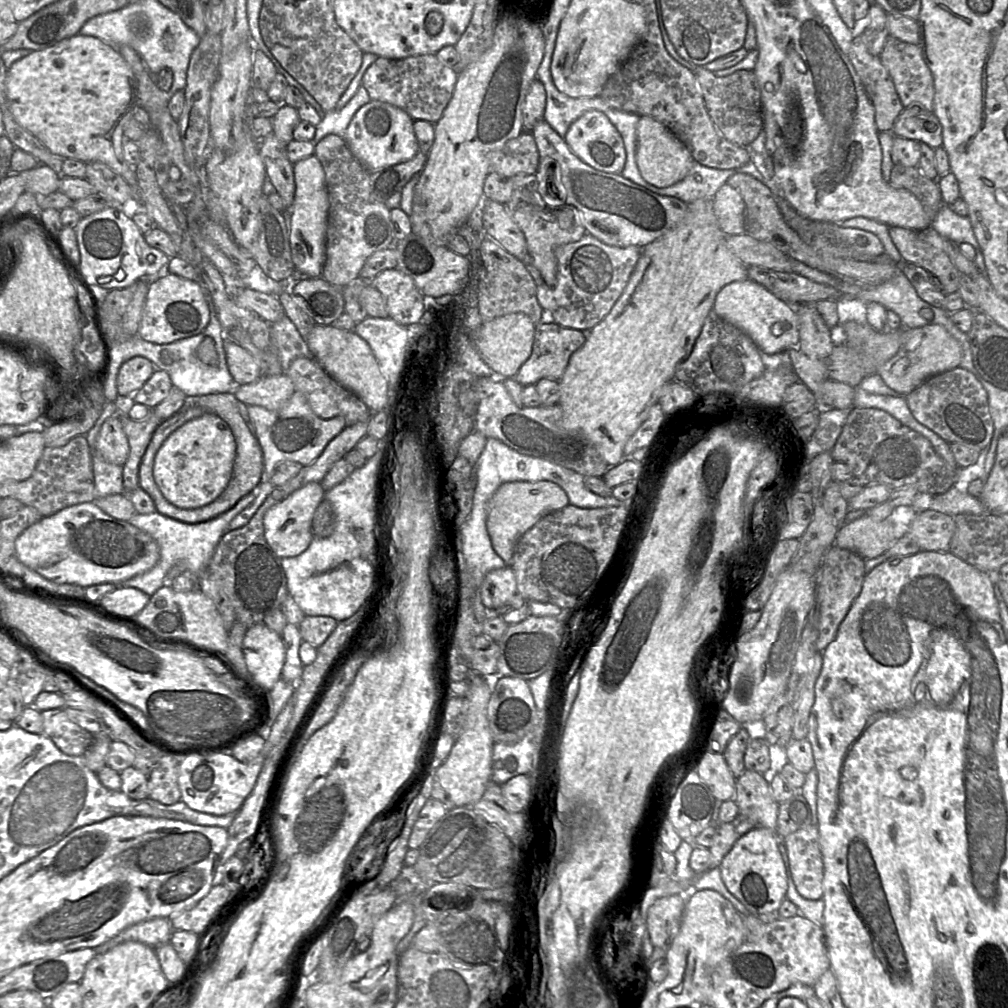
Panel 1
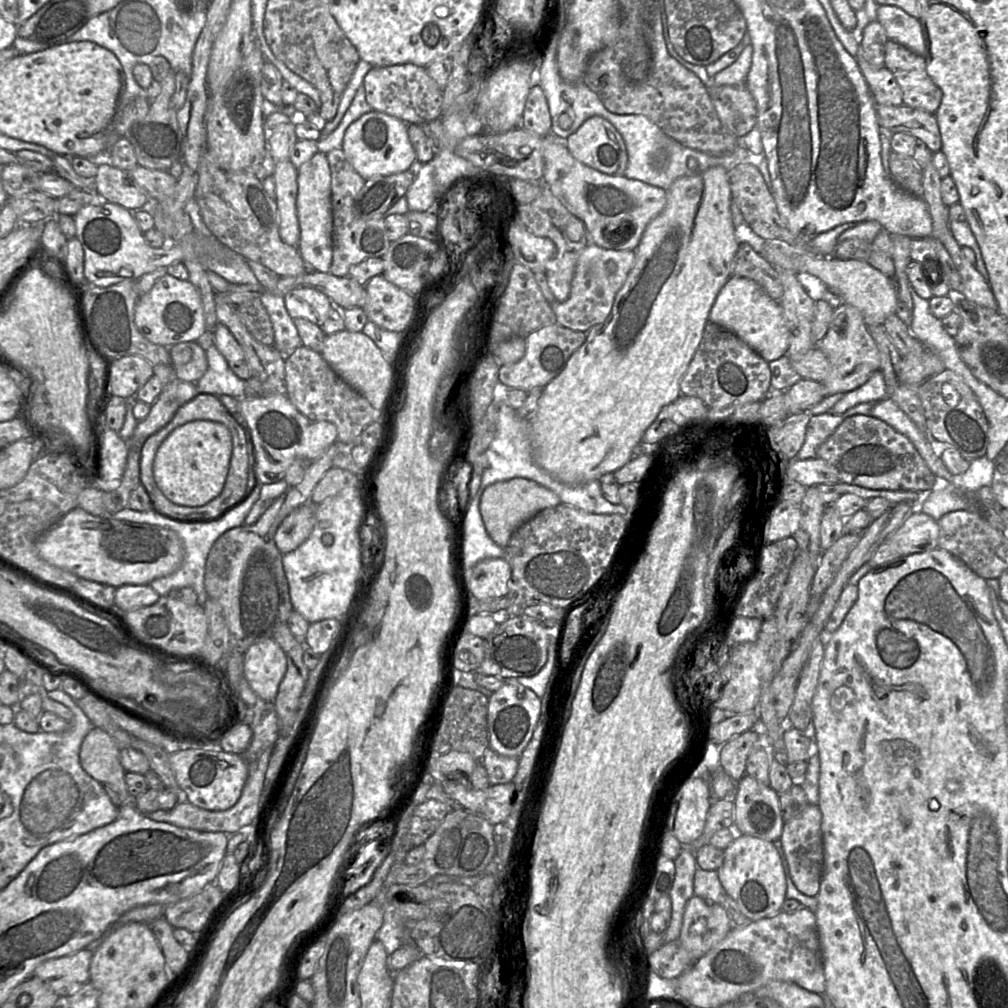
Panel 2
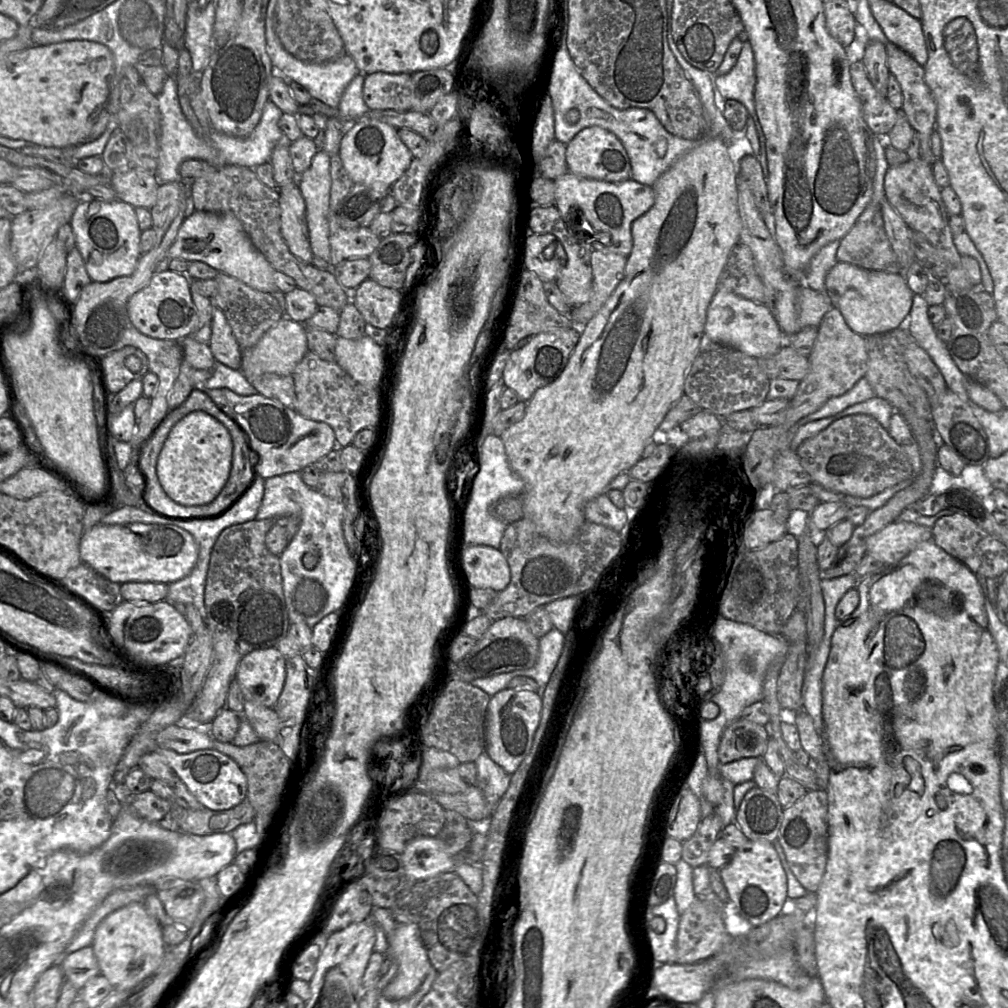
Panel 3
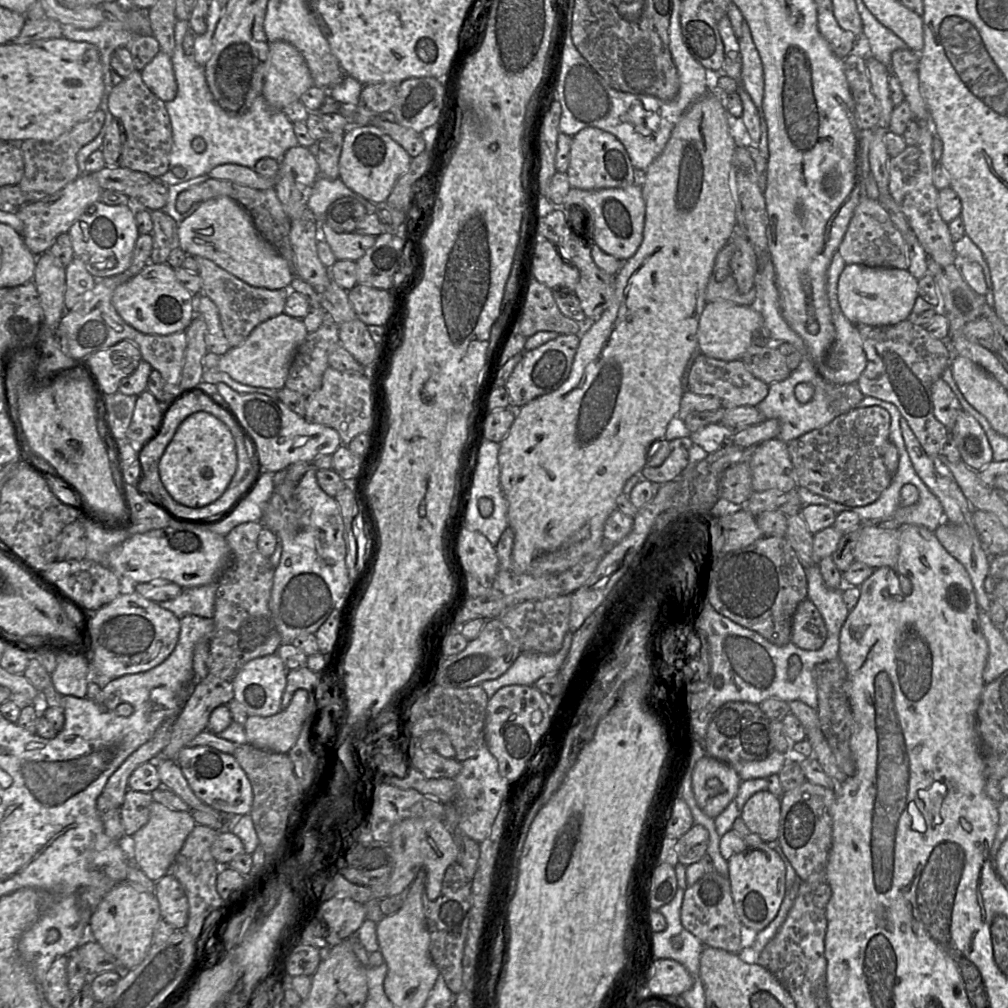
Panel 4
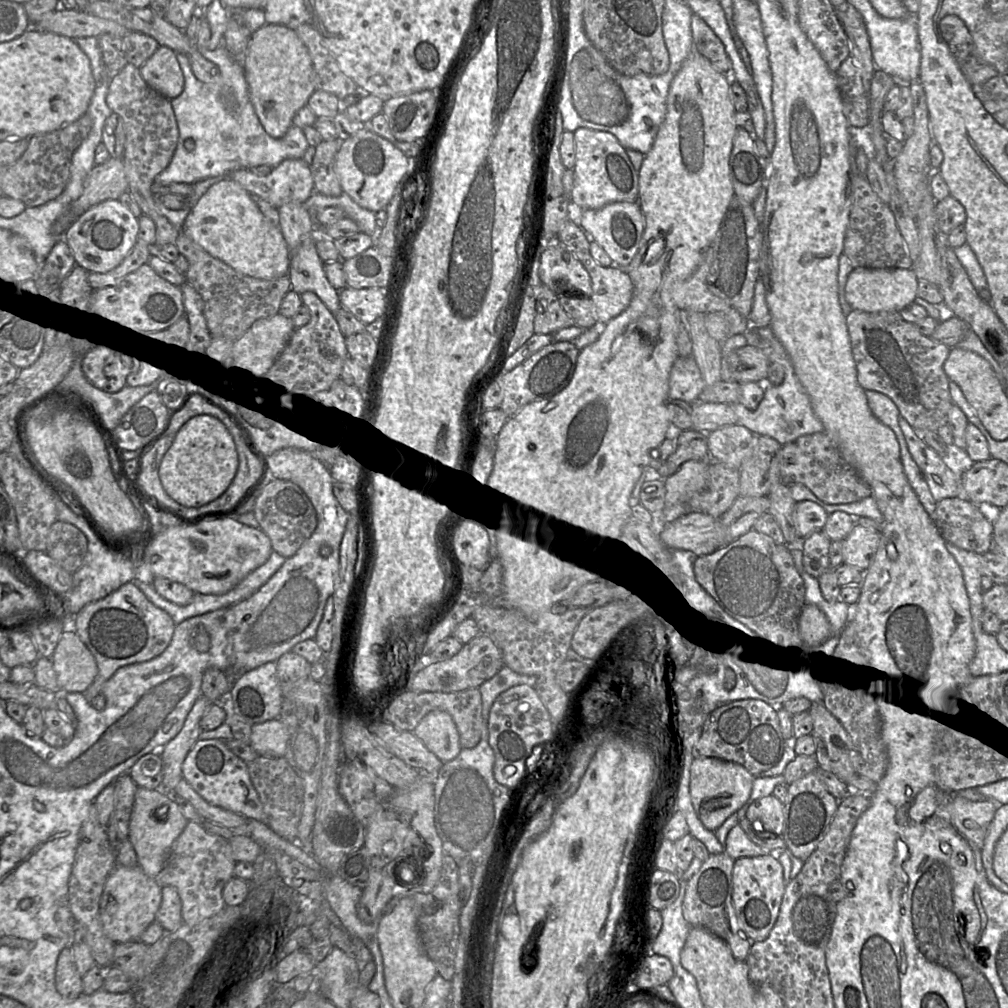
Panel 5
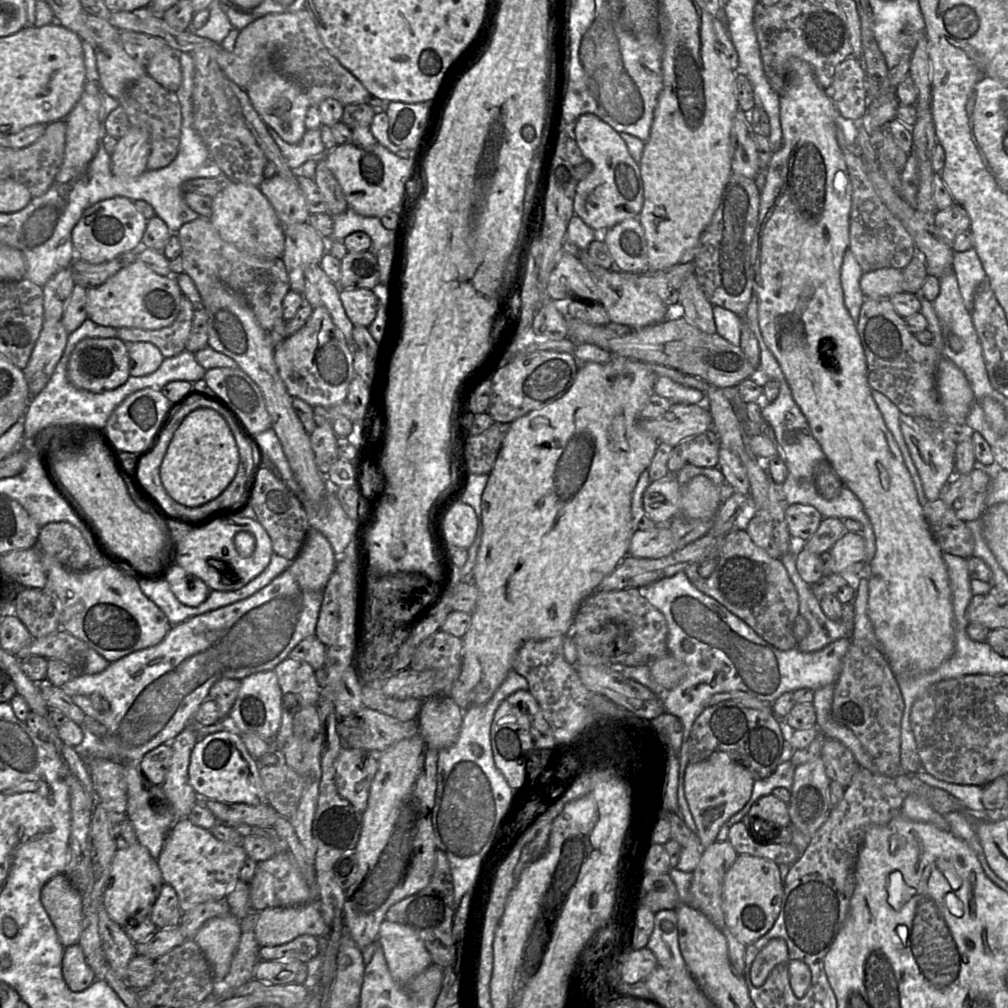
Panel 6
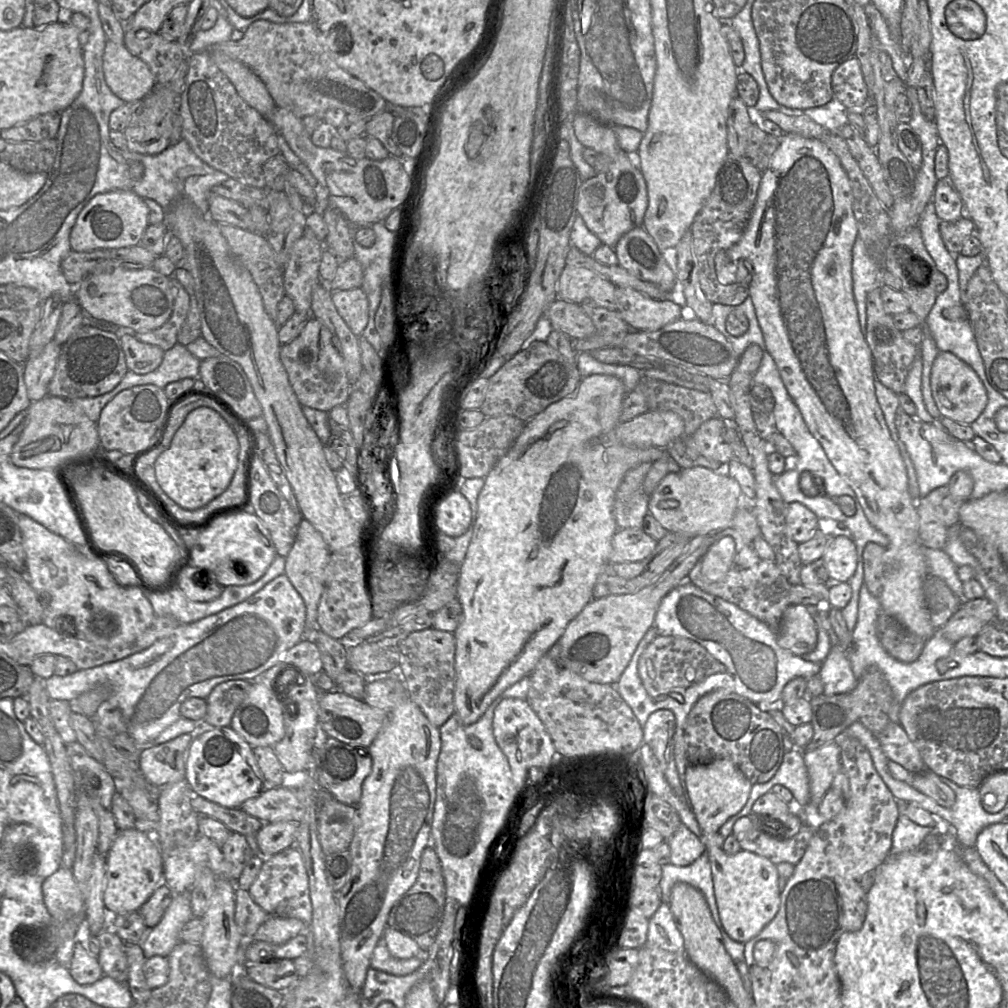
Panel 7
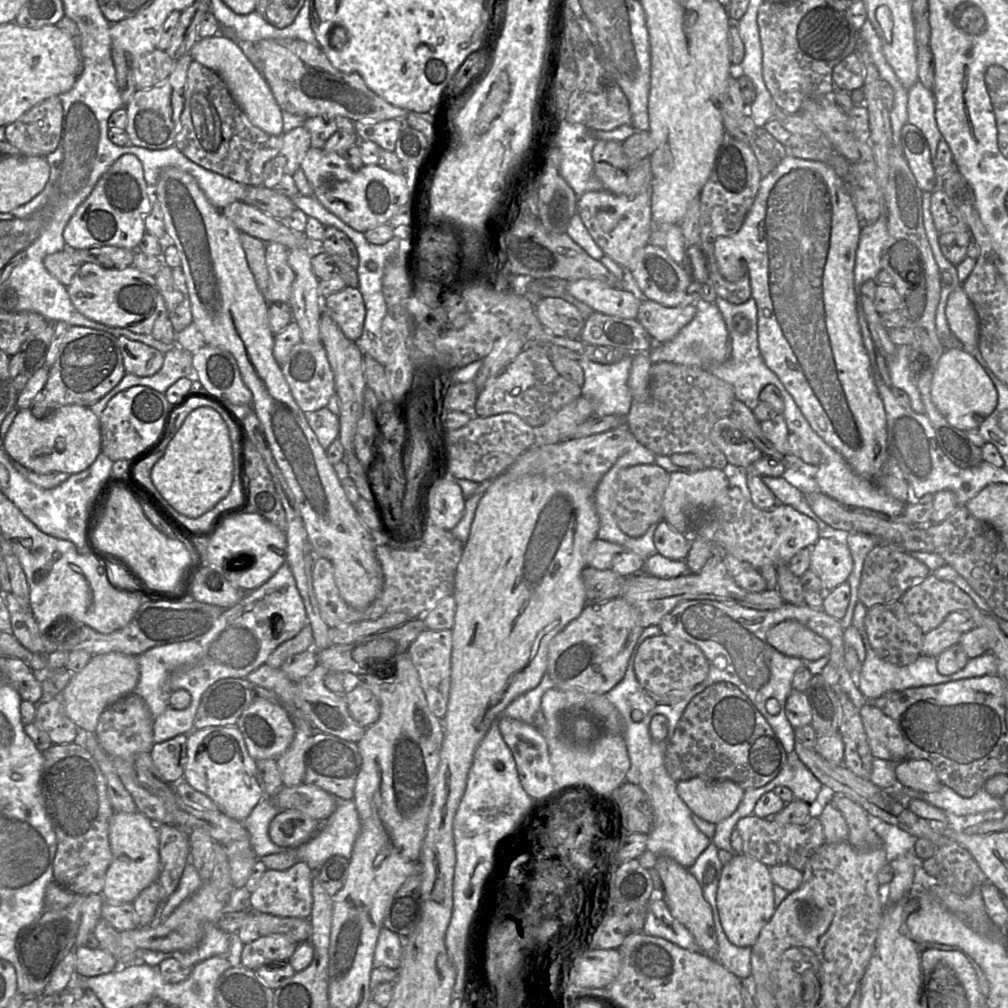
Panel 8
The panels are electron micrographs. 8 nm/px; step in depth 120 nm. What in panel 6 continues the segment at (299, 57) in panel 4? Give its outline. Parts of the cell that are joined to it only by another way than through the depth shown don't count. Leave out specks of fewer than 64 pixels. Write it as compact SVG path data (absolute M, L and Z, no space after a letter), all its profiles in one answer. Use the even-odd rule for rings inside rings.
M258 73L245 89L254 109L267 126L273 128L289 144L301 141L307 131L305 117L311 103L296 80L278 73Z

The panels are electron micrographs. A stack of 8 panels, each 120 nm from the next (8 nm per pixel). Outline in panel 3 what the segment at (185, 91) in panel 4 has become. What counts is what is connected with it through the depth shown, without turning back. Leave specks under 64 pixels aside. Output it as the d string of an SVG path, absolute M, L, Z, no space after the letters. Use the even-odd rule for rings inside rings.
M167 76L163 89L157 95L161 113L162 135L160 154L156 170L156 179L160 184L183 180L179 173L180 164L189 159L204 160L211 166L220 168L225 165L239 165L255 169L270 161L271 154L280 141L286 140L278 126L283 112L268 99L264 105L261 119L252 133L247 137L235 137L213 130L210 139L200 138L182 112L175 77Z

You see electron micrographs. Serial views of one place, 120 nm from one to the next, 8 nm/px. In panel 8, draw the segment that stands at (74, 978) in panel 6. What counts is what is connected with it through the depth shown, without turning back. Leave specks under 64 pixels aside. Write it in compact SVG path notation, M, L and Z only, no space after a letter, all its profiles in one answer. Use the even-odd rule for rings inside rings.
M84 945L75 948L75 974L82 978L108 974L117 969L115 957L104 949L89 949Z

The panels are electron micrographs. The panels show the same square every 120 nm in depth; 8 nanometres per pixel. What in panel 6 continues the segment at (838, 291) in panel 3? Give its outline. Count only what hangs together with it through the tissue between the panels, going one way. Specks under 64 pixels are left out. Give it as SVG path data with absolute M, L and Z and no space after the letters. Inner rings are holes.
M880 268L864 272L860 288L865 297L890 297L903 292L903 271L896 268Z

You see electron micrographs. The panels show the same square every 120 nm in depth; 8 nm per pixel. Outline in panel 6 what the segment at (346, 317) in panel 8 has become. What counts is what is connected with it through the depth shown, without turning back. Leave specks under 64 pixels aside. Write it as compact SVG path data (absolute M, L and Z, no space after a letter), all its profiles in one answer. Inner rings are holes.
M340 289L339 298L354 326L368 327L375 319L378 299L371 289Z

